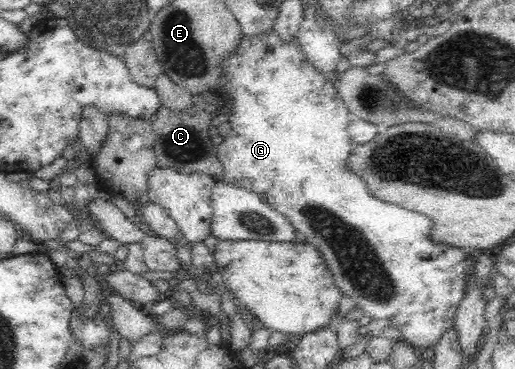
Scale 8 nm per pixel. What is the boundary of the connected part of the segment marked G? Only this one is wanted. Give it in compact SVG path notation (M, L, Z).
M271 29L269 33L265 33L265 37L241 37L241 43L235 49L235 53L225 57L221 76L223 76L223 81L218 86L215 86L212 91L217 94L223 94L224 98L229 96L233 100L233 107L231 107L228 122L226 128L224 128L224 140L217 146L218 158L224 168L224 182L254 191L259 195L265 195L268 198L265 200L265 203L279 213L284 214L289 223L305 235L307 242L311 242L311 244L319 248L321 256L325 258L327 268L333 272L335 285L341 288L341 292L343 292L345 297L353 299L356 306L362 309L367 318L371 320L389 320L391 327L400 329L400 339L407 341L407 343L420 351L427 352L429 348L435 346L441 335L455 325L456 309L459 307L459 302L464 298L466 281L469 278L475 278L476 280L474 264L478 252L469 254L467 250L463 250L460 247L431 241L432 219L428 217L425 219L426 215L417 215L414 211L403 209L400 205L381 203L380 199L376 197L373 199L373 196L369 195L370 191L365 186L363 178L353 174L346 164L346 159L353 146L350 143L348 132L348 127L353 117L345 103L340 99L333 83L327 81L327 76L317 71L315 65L309 62L308 56L303 52L296 38L291 39L289 43L283 43L274 29Z

